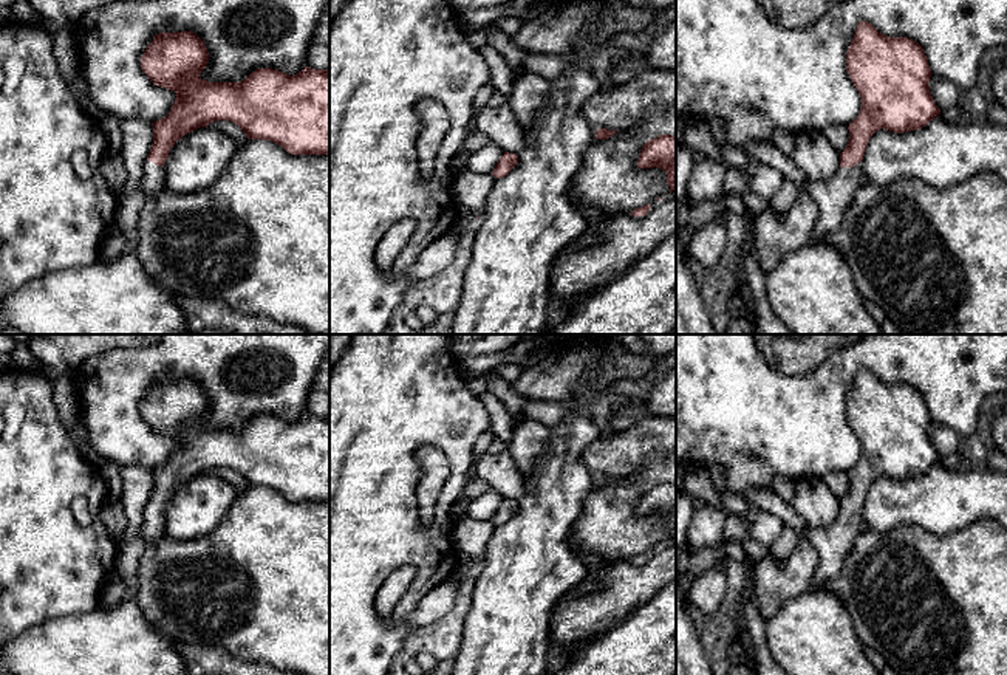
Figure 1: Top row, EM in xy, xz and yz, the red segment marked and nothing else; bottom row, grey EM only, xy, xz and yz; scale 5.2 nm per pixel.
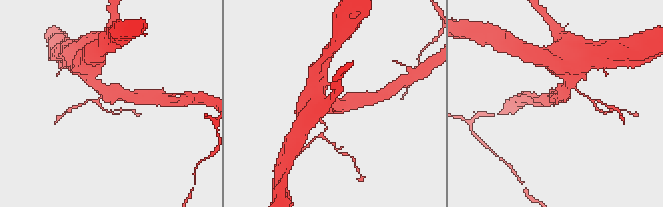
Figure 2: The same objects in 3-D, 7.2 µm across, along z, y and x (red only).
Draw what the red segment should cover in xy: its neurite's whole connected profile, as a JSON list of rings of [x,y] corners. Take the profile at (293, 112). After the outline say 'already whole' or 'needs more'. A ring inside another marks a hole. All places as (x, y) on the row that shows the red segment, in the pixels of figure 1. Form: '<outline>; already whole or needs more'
[[[192,31],[156,34],[141,57],[147,77],[155,85],[176,93],[167,116],[152,122],[153,144],[144,163],[141,184],[145,198],[153,198],[166,189],[162,166],[175,142],[215,121],[230,121],[247,139],[272,141],[291,155],[329,155],[329,68],[305,67],[294,76],[258,68],[241,82],[207,82],[200,77],[207,62],[207,48]]]; needs more

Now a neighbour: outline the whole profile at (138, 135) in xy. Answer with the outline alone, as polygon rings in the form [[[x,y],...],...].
[[[122,119],[121,130],[124,144],[119,155],[128,173],[121,195],[131,195],[142,184],[144,163],[153,144],[153,125],[141,119]]]

